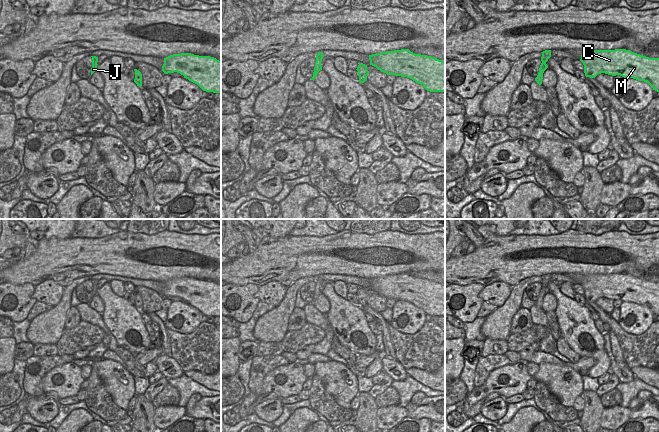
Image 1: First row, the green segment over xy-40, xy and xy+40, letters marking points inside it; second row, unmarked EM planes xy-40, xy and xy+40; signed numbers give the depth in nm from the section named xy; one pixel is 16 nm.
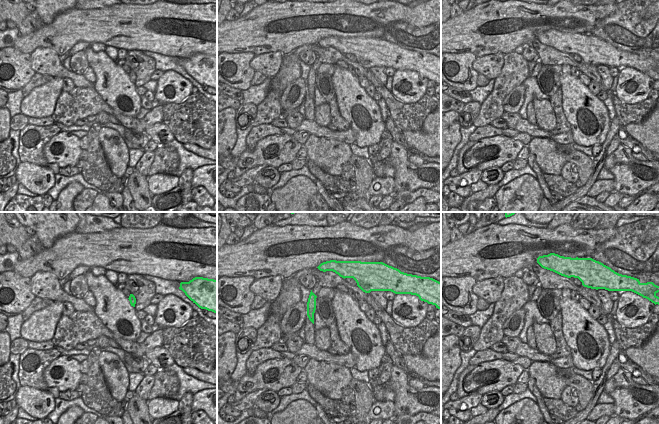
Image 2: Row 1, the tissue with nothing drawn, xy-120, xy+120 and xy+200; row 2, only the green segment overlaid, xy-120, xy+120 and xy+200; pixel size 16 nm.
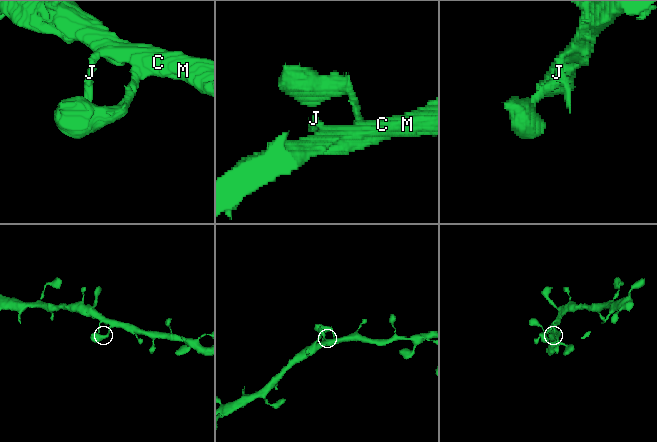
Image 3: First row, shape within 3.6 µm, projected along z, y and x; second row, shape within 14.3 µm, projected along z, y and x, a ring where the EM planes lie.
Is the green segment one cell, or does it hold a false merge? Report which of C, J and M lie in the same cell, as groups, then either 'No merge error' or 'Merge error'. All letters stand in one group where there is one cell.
Groups: C J M. No merge error.

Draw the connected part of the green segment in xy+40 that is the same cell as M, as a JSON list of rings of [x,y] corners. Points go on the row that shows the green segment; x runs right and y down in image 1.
[[[626,49],[582,52],[580,61],[586,77],[598,74],[620,75],[647,82],[659,92],[659,58],[649,58]]]

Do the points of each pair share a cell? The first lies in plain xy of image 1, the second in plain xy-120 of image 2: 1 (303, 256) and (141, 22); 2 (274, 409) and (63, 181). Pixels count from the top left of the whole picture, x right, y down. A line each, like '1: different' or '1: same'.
1: same
2: different

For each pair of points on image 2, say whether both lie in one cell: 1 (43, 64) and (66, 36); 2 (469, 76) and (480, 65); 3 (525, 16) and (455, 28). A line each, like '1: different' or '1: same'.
1: different
2: different
3: same

